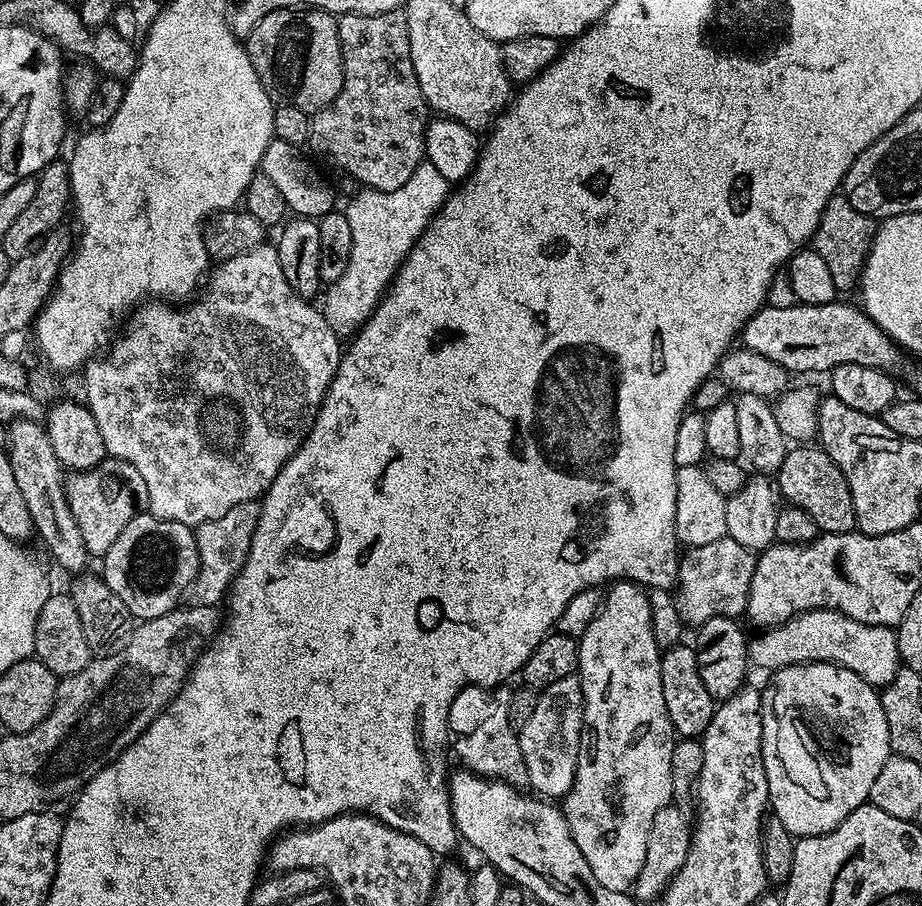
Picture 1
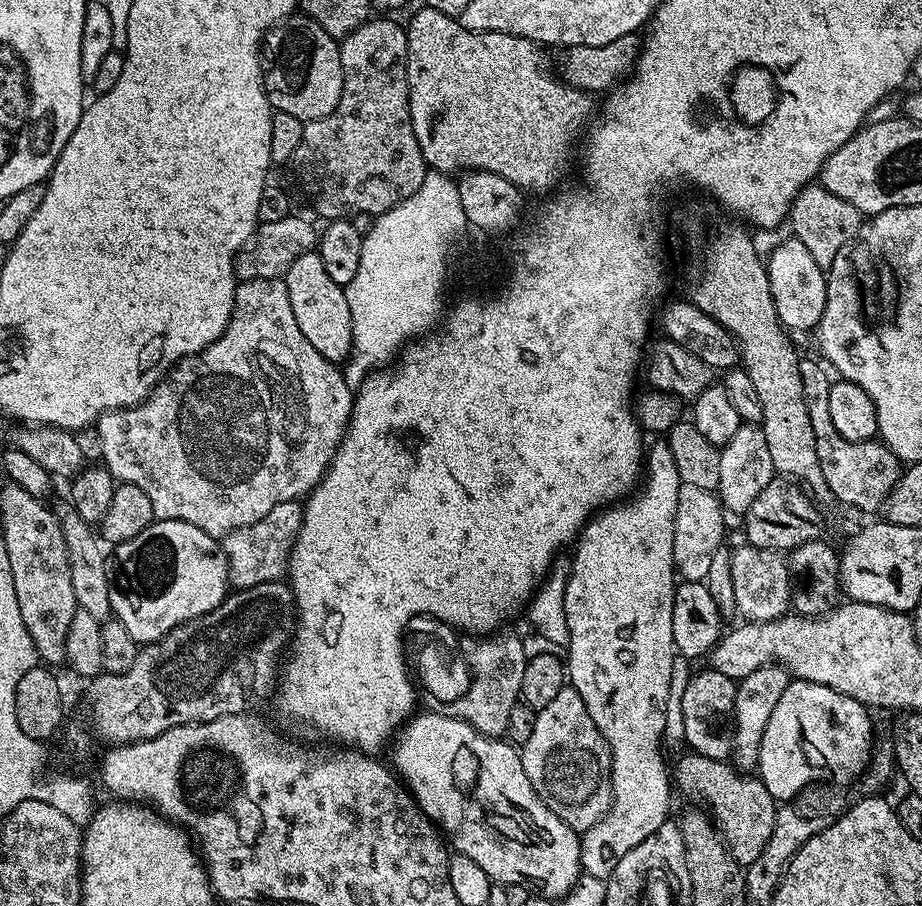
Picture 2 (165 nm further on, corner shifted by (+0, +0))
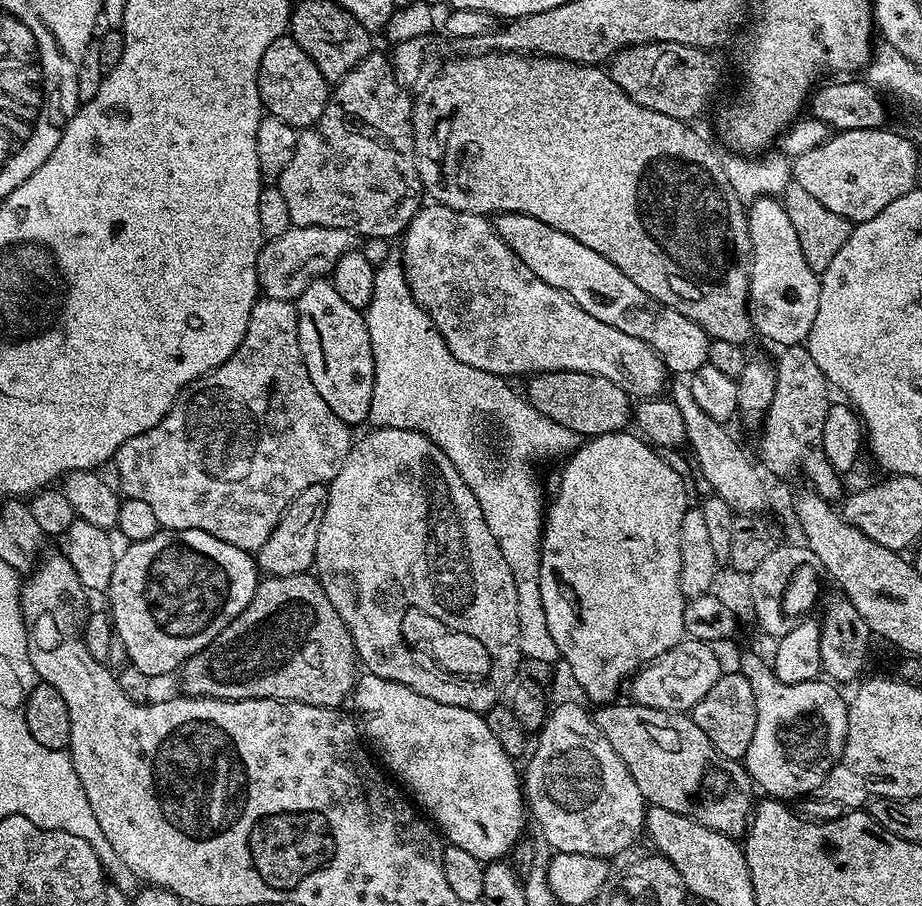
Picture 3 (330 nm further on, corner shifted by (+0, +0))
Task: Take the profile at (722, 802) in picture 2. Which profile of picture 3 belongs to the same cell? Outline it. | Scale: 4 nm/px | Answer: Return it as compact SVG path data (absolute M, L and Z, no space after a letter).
M635 702L620 703L597 707L594 719L610 746L618 750L618 758L626 762L642 798L653 808L674 810L674 814L689 816L710 830L743 837L754 811L754 785L743 763L723 756L698 730L691 715L654 710Z

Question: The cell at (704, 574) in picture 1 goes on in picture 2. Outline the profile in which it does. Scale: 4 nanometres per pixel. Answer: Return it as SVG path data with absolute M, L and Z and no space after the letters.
M747 542L741 543L741 548L738 547L732 553L732 561L730 562L730 575L734 578L734 602L736 603L736 611L745 621L761 624L762 622L770 622L771 620L777 620L780 616L789 615L790 612L790 601L794 595L794 587L788 581L790 577L790 564L787 559L781 553L775 552L774 550L766 550L765 548L756 548L754 545Z

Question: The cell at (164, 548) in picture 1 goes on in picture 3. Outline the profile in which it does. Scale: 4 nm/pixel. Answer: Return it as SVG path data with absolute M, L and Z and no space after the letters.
M161 530L145 540L131 541L127 547L125 552L117 555L114 574L110 574L107 607L129 665L150 678L183 668L191 656L210 646L210 642L214 642L214 638L218 638L218 634L246 610L250 598L256 593L258 565L253 553L230 546L230 542L214 538L214 534L202 530Z

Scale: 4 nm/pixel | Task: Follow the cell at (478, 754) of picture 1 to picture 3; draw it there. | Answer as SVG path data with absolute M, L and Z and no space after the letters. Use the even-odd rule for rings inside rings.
M372 428L361 440L359 437L353 443L352 449L346 454L346 462L342 466L342 470L338 470L338 474L327 485L327 489L326 514L322 514L322 526L318 526L314 575L319 580L326 598L330 598L334 610L338 610L342 622L347 626L356 647L359 663L363 667L365 664L368 667L365 669L371 675L386 678L390 682L398 682L402 686L410 686L410 690L414 690L418 694L426 694L426 698L434 698L434 702L446 702L446 706L462 706L466 710L474 710L484 714L488 709L501 703L503 696L500 695L504 691L504 695L509 691L510 685L517 679L516 671L519 670L520 664L522 665L520 643L518 642L518 590L514 587L514 574L510 574L510 566L507 564L506 558L502 558L502 550L498 550L498 542L494 542L494 534L490 534L490 526L486 526L486 518L482 518L482 506L478 506L478 498L474 498L470 486L466 486L466 482L462 478L462 474L458 474L454 462L450 462L447 454L429 436L424 436L420 432L398 430L397 428ZM412 604L418 604L420 608L432 610L434 614L438 614L442 618L444 628L454 634L464 634L466 630L476 630L476 636L480 636L482 642L492 652L490 656L496 662L496 664L492 664L492 670L486 676L480 676L480 682L464 684L464 682L458 682L458 680L450 678L448 674L444 674L426 656L416 654L416 650L422 650L422 648L418 648L416 644L410 642L412 638L408 638L404 634L404 626L400 620L402 614L406 614L408 606L412 606Z

